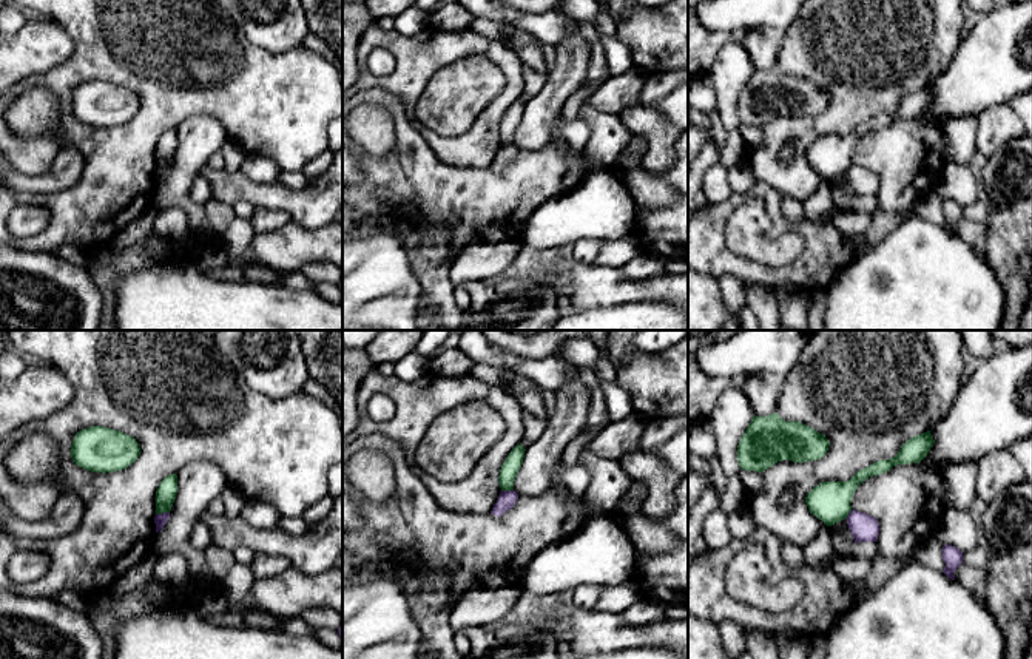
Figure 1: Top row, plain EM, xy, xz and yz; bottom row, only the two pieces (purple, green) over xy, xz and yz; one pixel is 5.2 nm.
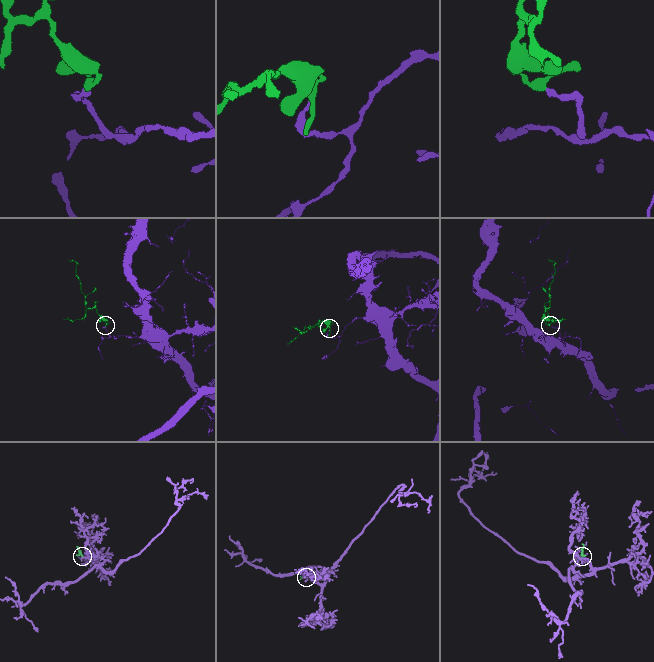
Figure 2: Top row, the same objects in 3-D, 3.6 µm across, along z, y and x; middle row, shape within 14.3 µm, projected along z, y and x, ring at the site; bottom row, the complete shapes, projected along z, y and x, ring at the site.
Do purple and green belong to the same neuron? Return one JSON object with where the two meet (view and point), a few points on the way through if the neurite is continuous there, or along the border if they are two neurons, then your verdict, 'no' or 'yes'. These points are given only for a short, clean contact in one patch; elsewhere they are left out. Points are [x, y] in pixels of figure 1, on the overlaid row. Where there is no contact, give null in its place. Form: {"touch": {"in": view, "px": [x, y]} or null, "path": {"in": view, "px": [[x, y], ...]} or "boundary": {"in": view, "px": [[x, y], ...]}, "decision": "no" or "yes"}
{"touch": {"in": "xy", "px": [164, 513]}, "boundary": {"in": "xy", "px": [[168, 511], [156, 514]]}, "decision": "no"}

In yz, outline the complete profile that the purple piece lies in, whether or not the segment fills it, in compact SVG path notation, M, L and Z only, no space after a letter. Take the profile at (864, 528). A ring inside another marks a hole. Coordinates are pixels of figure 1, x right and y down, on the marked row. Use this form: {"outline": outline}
{"outline": "M852 509L847 515L847 523L856 543L876 542L879 534L879 523L875 517Z"}

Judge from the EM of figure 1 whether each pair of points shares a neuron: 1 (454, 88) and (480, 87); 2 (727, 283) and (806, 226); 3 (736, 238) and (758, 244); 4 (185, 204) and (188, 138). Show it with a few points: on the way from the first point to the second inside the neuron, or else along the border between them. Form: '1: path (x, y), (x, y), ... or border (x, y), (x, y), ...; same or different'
1: path (460, 88), (474, 87); same
2: border (718, 277), (731, 275), (739, 283); different
3: path (741, 238), (753, 239); same
4: path (182, 187), (182, 173), (188, 155); same

